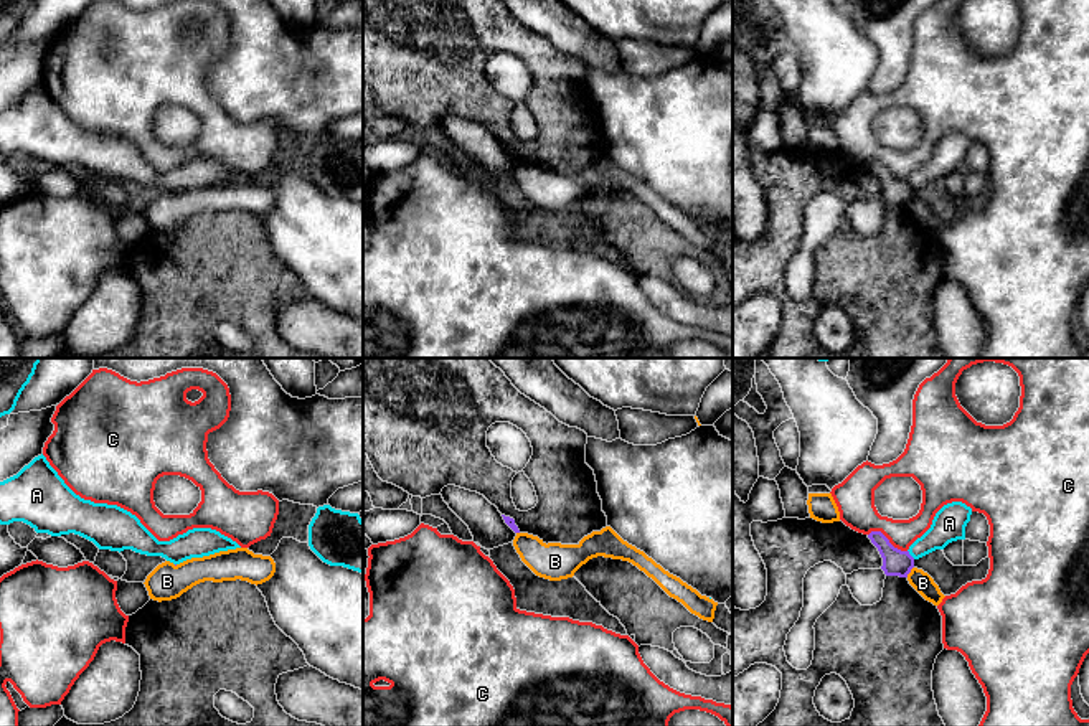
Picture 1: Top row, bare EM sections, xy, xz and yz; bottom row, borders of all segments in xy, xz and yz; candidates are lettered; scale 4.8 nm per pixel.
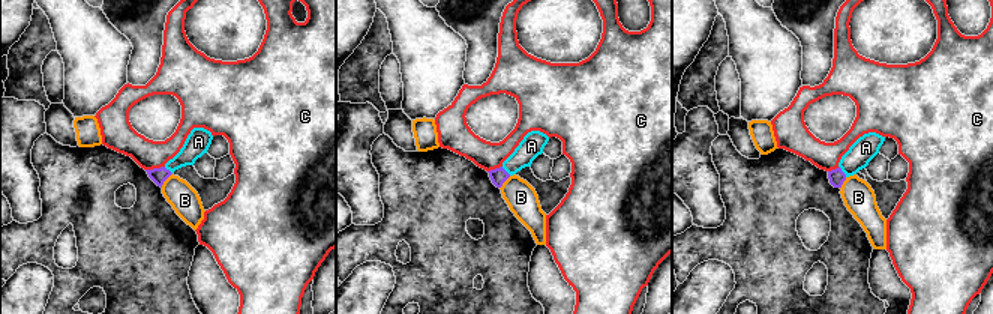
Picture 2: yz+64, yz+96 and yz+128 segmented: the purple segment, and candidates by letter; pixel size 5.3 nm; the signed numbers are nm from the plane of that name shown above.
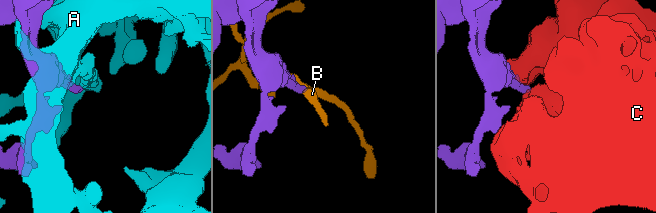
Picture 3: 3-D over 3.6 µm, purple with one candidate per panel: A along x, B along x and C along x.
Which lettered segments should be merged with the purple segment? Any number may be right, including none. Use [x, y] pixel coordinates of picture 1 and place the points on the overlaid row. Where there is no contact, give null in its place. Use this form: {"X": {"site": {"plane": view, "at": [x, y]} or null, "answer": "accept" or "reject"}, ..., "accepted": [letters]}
{"A": {"site": {"plane": "yz", "at": [909, 555]}, "answer": "reject"}, "B": {"site": {"plane": "yz", "at": [909, 571]}, "answer": "reject"}, "C": {"site": {"plane": "yz", "at": [888, 540]}, "answer": "reject"}, "accepted": []}

